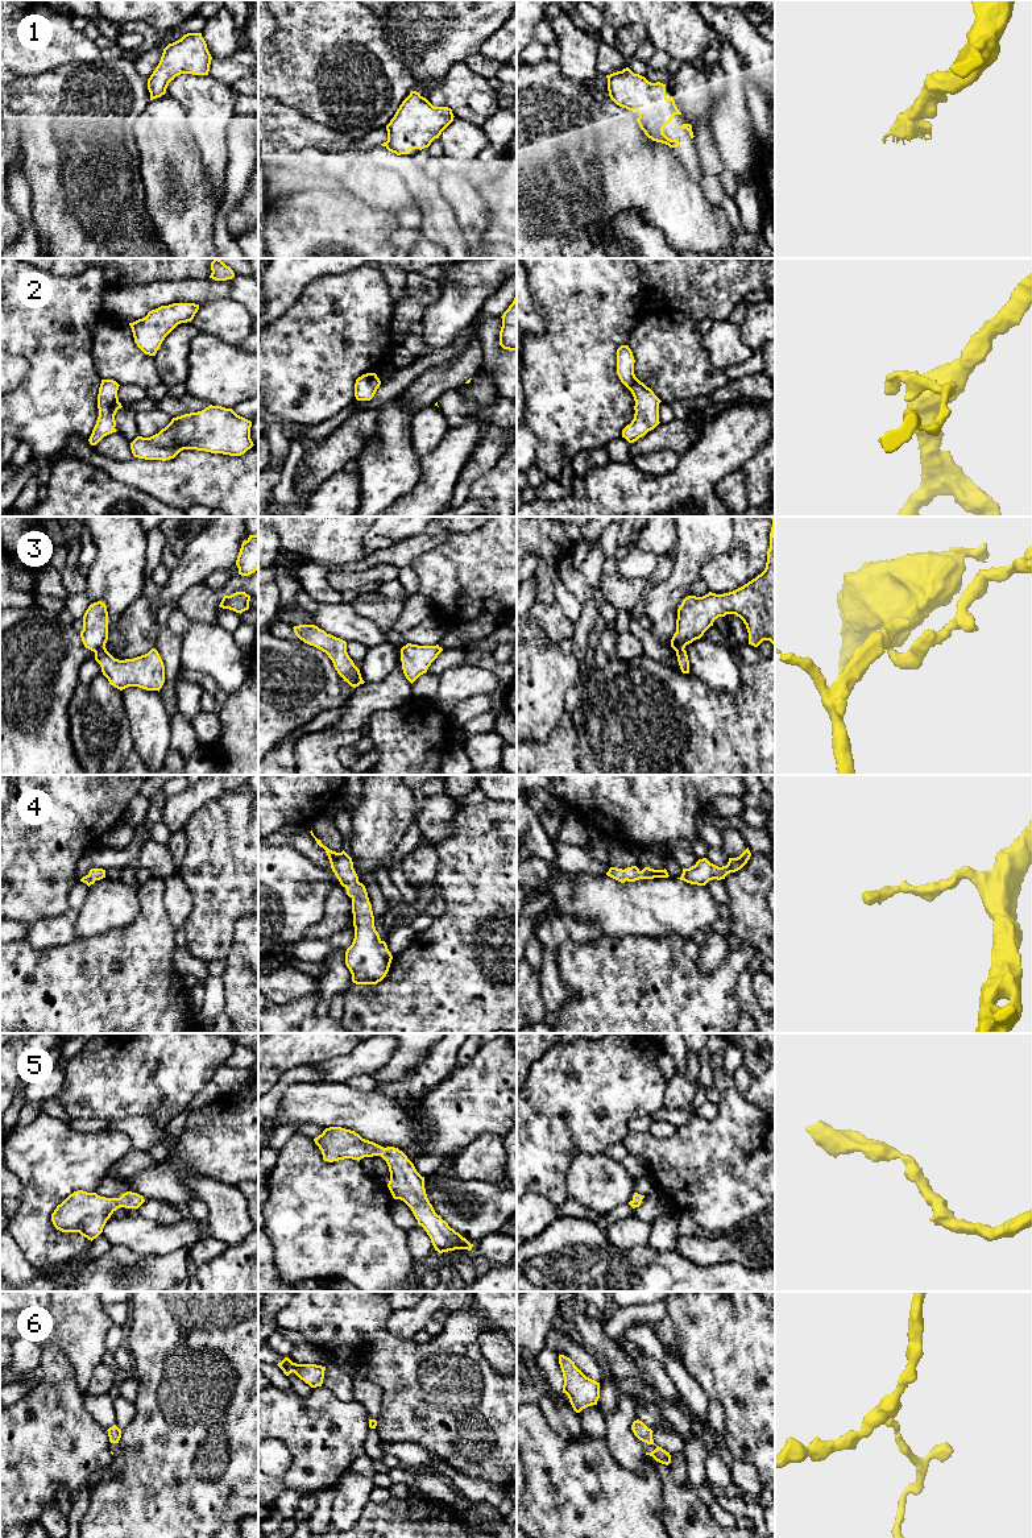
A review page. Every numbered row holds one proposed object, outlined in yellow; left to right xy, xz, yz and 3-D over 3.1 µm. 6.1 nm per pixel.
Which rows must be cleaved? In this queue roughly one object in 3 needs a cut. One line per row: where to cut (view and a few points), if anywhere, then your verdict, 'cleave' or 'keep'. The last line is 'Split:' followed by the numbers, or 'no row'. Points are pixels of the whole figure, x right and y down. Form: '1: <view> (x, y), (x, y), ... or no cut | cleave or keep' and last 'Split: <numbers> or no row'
1: no cut | keep
2: no cut | keep
3: xy (104, 646), (95, 653) | cleave
4: no cut | keep
5: no cut | keep
6: no cut | keep
Split: 3

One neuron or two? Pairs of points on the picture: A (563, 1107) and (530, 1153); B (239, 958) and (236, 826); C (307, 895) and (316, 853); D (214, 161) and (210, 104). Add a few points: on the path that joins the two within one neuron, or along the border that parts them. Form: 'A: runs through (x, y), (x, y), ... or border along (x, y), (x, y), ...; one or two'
A: runs through (551, 1119), (530, 1141); one
B: border along (244, 915), (235, 924), (229, 950); two
C: border along (287, 846), (294, 846), (323, 867), (335, 884); two
D: runs through (212, 146), (210, 119); one

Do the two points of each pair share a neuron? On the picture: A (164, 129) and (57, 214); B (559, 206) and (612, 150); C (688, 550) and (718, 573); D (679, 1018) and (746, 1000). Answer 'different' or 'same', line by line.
A: different
B: same
C: different
D: different

